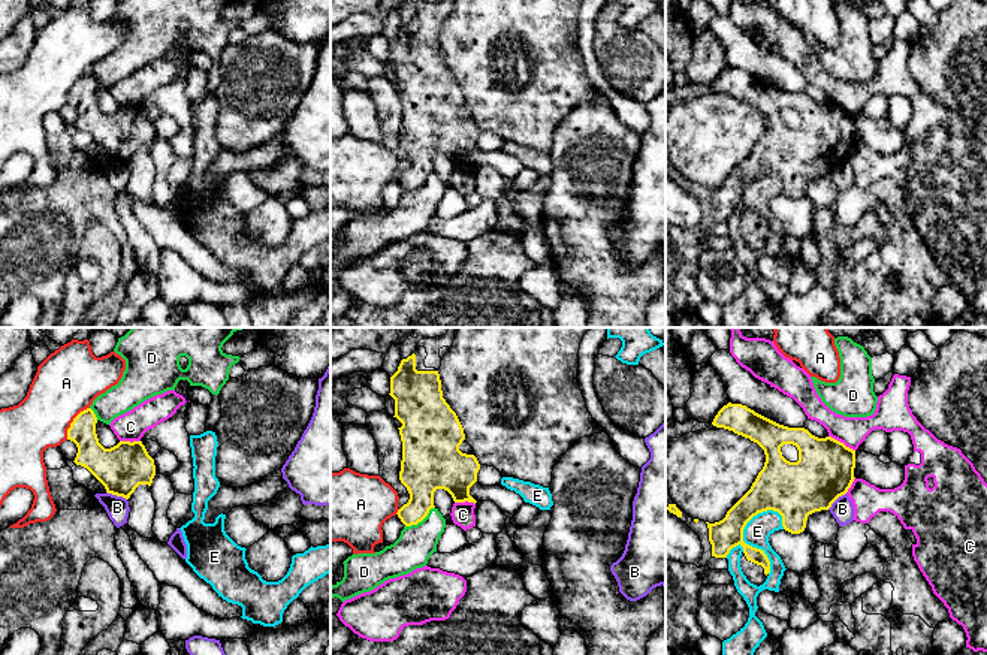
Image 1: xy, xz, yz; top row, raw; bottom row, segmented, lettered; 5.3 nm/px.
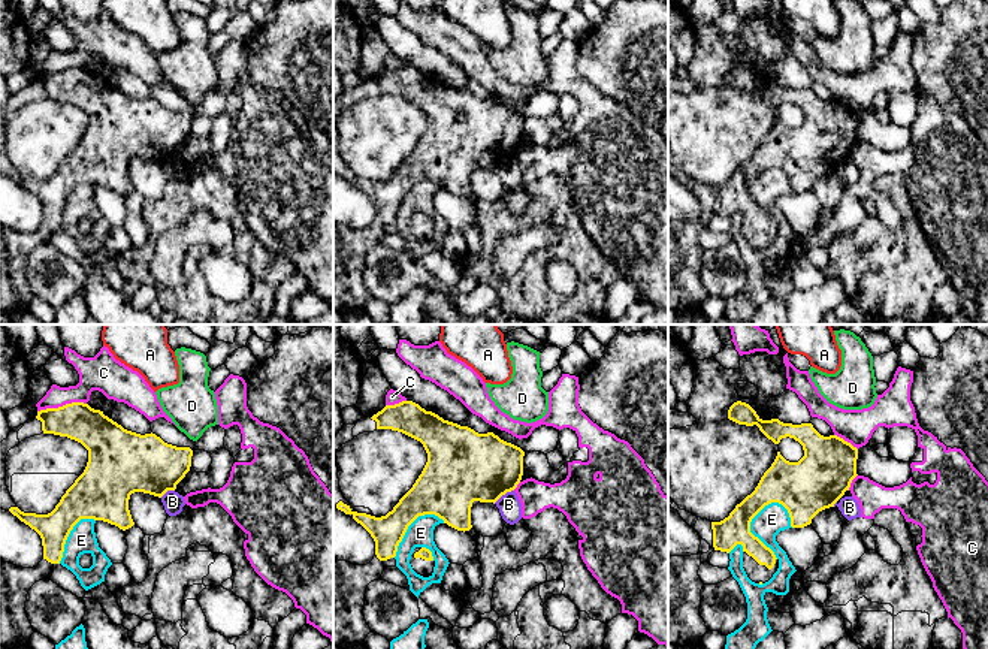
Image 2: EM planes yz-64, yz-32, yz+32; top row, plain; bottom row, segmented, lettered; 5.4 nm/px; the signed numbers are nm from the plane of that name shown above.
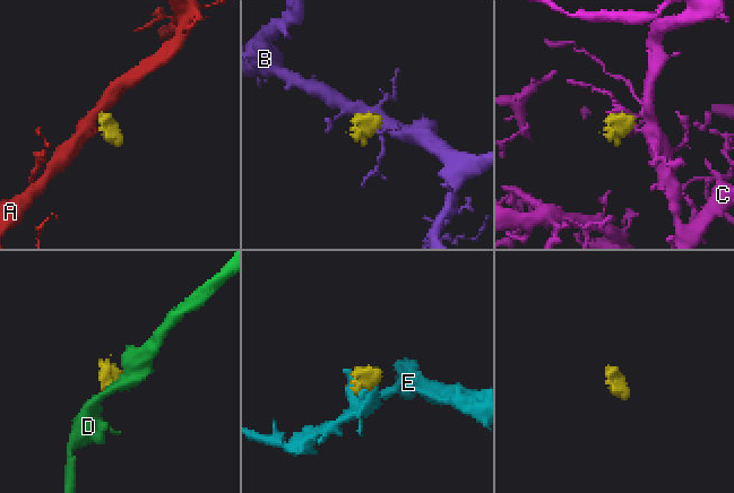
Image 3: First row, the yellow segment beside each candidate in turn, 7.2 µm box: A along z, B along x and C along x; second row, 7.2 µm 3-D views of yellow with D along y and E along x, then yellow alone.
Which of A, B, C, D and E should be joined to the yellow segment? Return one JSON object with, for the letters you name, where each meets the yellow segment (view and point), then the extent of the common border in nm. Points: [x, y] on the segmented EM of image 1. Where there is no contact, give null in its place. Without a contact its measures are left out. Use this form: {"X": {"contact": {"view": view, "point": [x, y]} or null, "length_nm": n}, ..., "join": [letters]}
{"join": []}

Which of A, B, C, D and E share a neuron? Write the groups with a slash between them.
A / B / C / D / E

